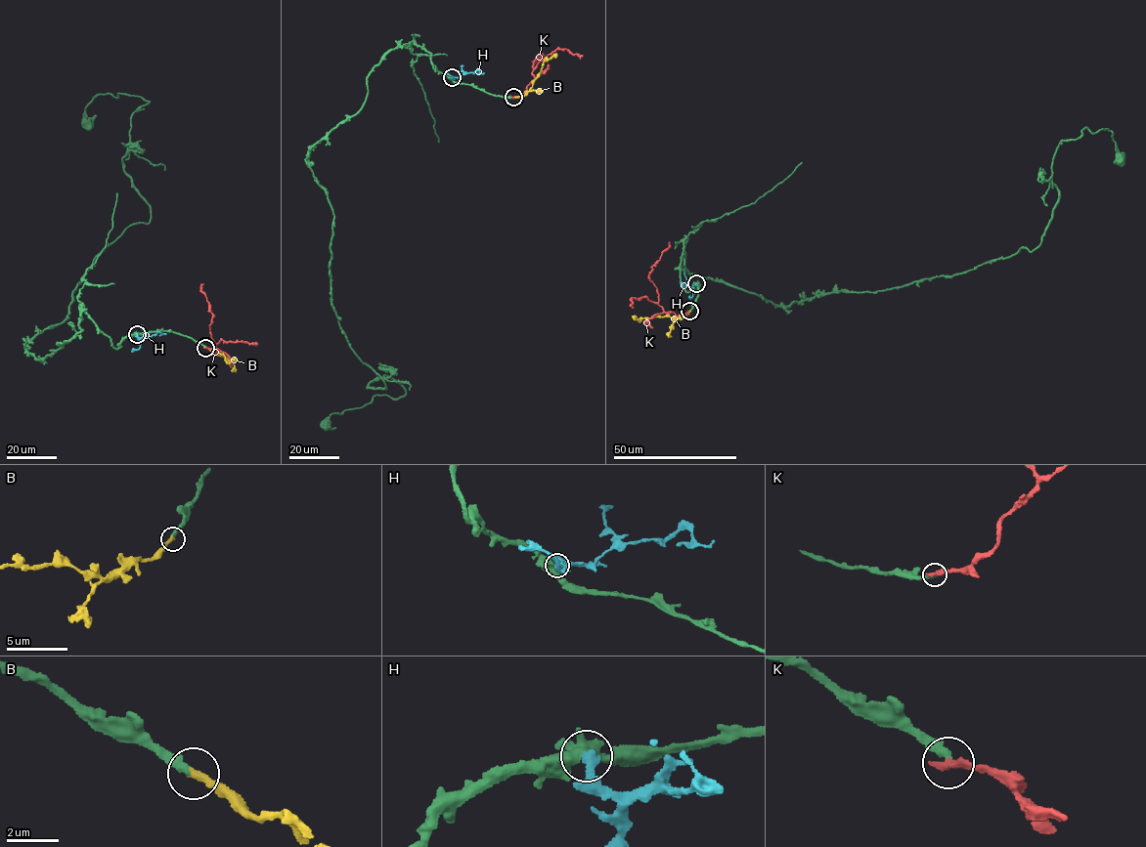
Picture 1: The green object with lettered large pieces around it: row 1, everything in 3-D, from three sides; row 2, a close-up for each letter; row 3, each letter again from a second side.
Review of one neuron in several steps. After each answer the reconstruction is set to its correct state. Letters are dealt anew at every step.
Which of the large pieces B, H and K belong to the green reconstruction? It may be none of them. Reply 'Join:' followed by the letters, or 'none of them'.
Join: B

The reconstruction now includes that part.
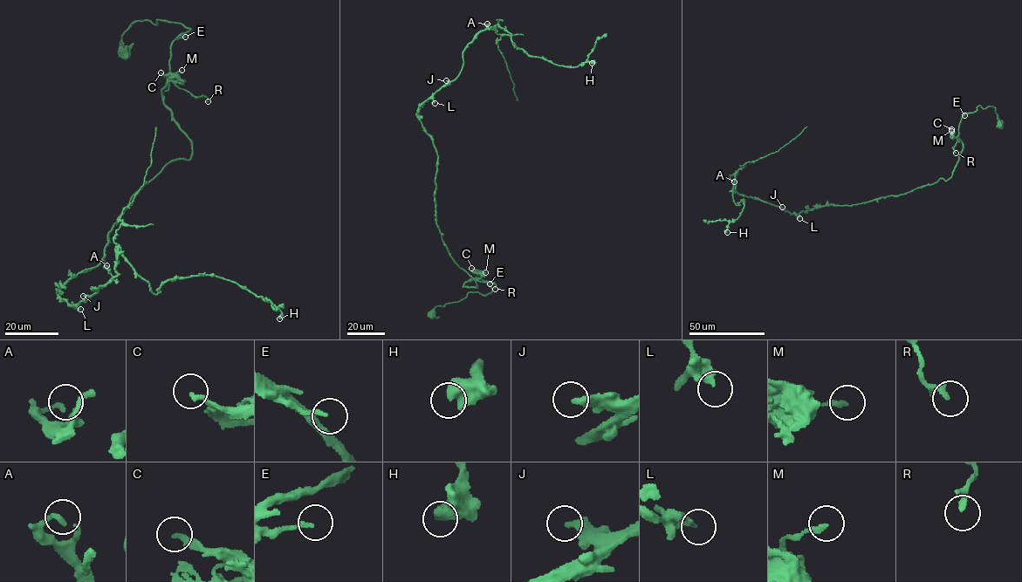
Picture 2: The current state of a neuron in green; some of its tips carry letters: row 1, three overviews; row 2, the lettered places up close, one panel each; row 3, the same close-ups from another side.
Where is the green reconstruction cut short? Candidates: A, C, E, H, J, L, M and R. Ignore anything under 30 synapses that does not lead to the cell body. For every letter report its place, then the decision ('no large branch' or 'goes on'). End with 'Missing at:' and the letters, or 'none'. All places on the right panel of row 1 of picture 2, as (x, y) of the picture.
A: at (734, 181); no large branch
C: at (951, 129); no large branch
E: at (964, 115); no large branch
H: at (727, 232); no large branch
J: at (782, 207); no large branch
L: at (799, 218); no large branch
M: at (951, 131); no large branch
R: at (956, 153); no large branch
Missing at: none

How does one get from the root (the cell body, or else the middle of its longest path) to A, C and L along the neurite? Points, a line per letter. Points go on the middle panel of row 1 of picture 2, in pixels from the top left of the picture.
A: (432, 314), (491, 290), (476, 277), (462, 286), (476, 287), (442, 238), (437, 155), (418, 112), (487, 23)
C: (432, 314), (436, 306), (461, 301), (469, 292), (491, 291), (487, 283), (474, 279), (481, 277), (471, 268)
L: (432, 314), (491, 290), (476, 277), (462, 286), (476, 287), (437, 227), (437, 155), (418, 112), (435, 103)

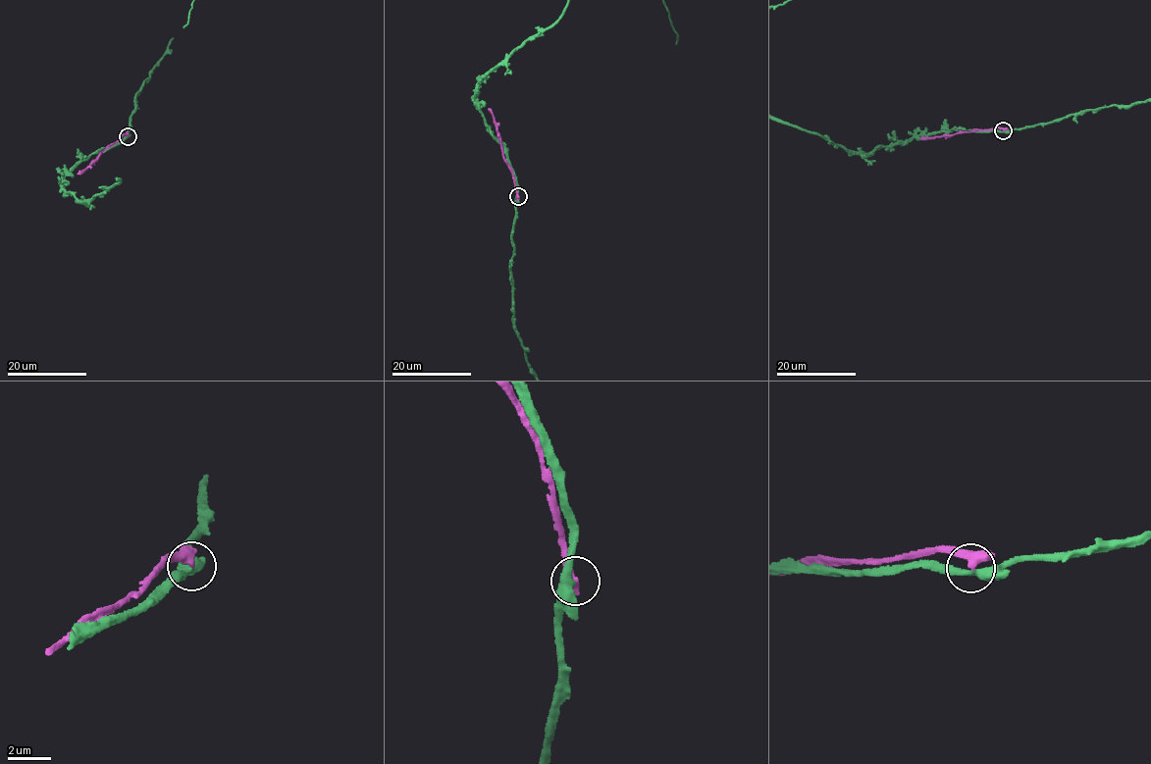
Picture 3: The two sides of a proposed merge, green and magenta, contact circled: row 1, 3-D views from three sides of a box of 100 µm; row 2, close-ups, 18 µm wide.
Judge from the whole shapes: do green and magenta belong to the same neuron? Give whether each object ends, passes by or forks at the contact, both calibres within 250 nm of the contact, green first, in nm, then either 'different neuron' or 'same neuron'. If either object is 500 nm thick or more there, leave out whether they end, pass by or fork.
green passes by | magenta passes by | 380/360 nm | different neuron

